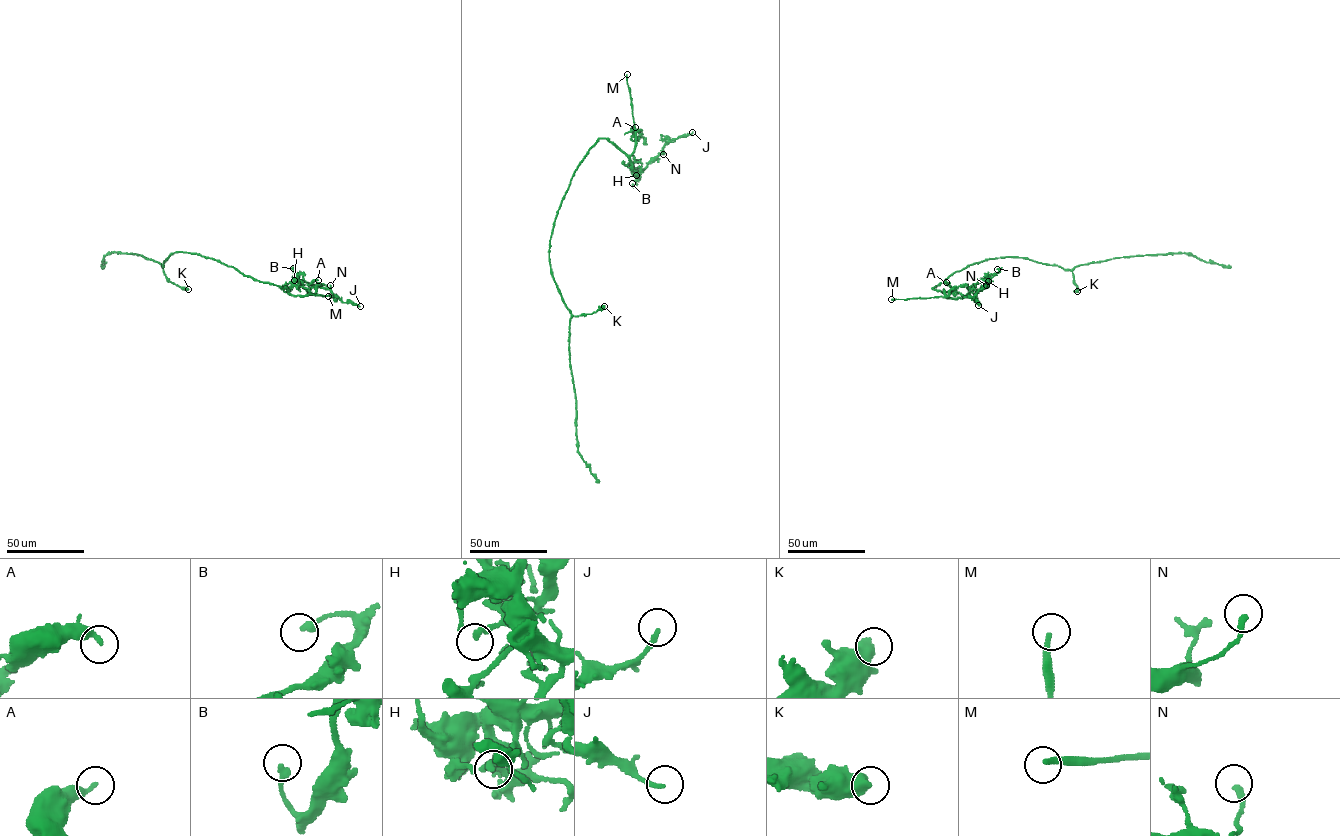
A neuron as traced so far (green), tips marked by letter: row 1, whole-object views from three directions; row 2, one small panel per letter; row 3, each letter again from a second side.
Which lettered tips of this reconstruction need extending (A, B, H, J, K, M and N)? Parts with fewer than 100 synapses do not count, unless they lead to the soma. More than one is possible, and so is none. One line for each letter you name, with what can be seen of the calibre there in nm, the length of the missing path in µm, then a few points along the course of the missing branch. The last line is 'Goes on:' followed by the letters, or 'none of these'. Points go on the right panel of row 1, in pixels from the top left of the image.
M: Thickness 220 nm. Missing length about 60 µm. Course of what is missing: (891, 299), (878, 300), (871, 285), (859, 281), (855, 270), (851, 268)
Goes on: M

